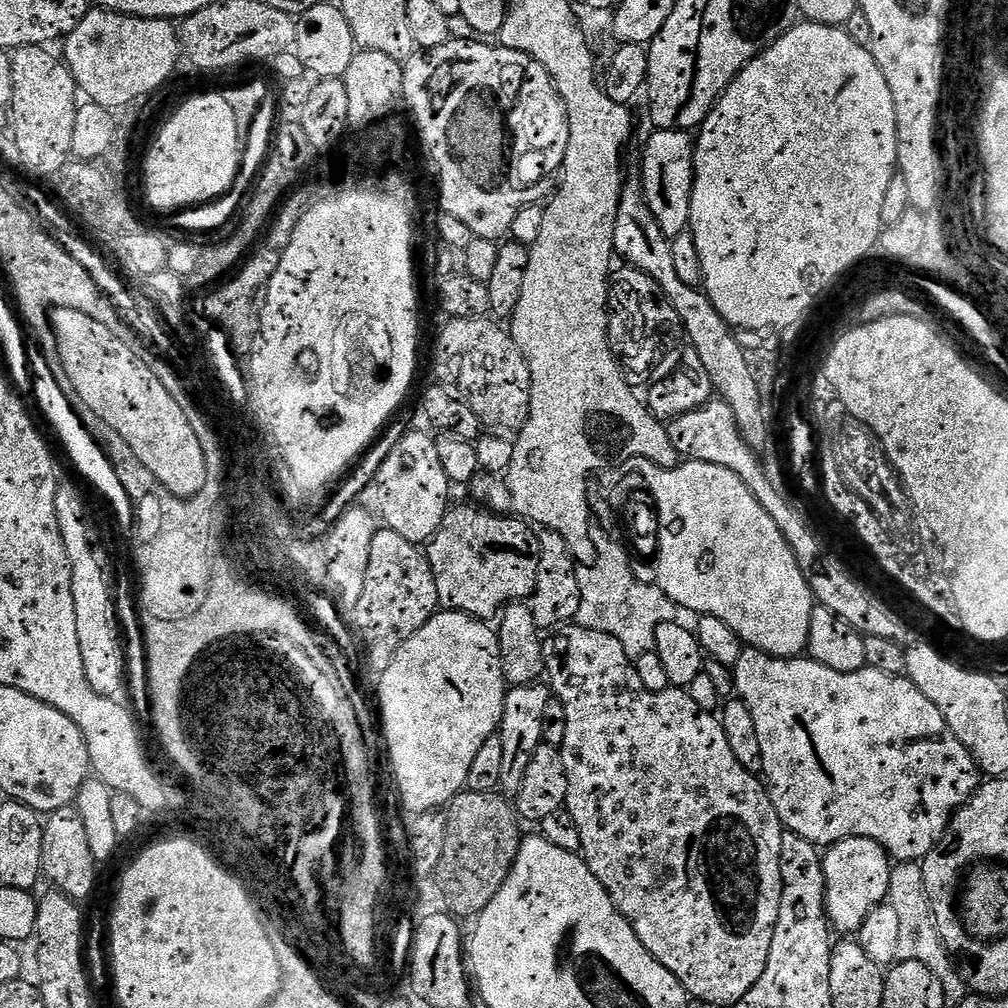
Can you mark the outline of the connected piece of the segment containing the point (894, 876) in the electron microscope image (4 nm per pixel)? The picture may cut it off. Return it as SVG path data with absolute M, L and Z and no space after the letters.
M896 864L890 874L888 886L887 907L898 914L898 944L896 960L913 960L922 962L926 970L930 970L938 978L944 988L945 997L952 998L955 992L964 992L966 985L954 963L953 957L944 950L940 935L936 933L936 926L932 922L932 911L928 908L928 899L924 894L924 884L921 882L921 865Z

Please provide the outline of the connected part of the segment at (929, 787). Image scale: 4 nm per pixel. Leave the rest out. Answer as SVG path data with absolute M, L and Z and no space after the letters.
M745 647L740 653L735 668L731 669L734 681L734 692L750 710L750 718L754 718L754 730L758 732L760 747L759 767L764 768L763 783L768 790L774 810L785 829L817 846L831 846L839 840L849 840L851 836L870 838L884 845L885 849L905 848L908 852L917 852L922 858L944 836L948 829L948 821L956 809L963 807L976 792L982 776L976 763L972 760L968 748L958 742L958 738L950 730L946 718L942 718L942 710L914 686L907 675L882 674L882 670L864 667L857 672L842 674L838 670L830 670L830 666L822 666L811 658L781 658L769 656L760 648Z

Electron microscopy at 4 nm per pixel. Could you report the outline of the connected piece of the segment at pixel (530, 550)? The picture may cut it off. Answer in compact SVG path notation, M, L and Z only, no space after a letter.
M456 506L449 507L445 512L442 522L438 526L438 530L432 536L432 539L427 541L426 555L430 566L434 570L434 582L438 582L438 602L440 608L444 610L459 610L467 614L467 616L474 616L477 620L485 622L491 621L507 604L515 604L517 602L524 602L531 597L534 586L536 585L536 578L538 576L538 544L534 539L533 529L529 527L525 521L519 518L513 518L508 514L497 514L491 510L485 510L480 506L472 506L476 508L456 508Z

